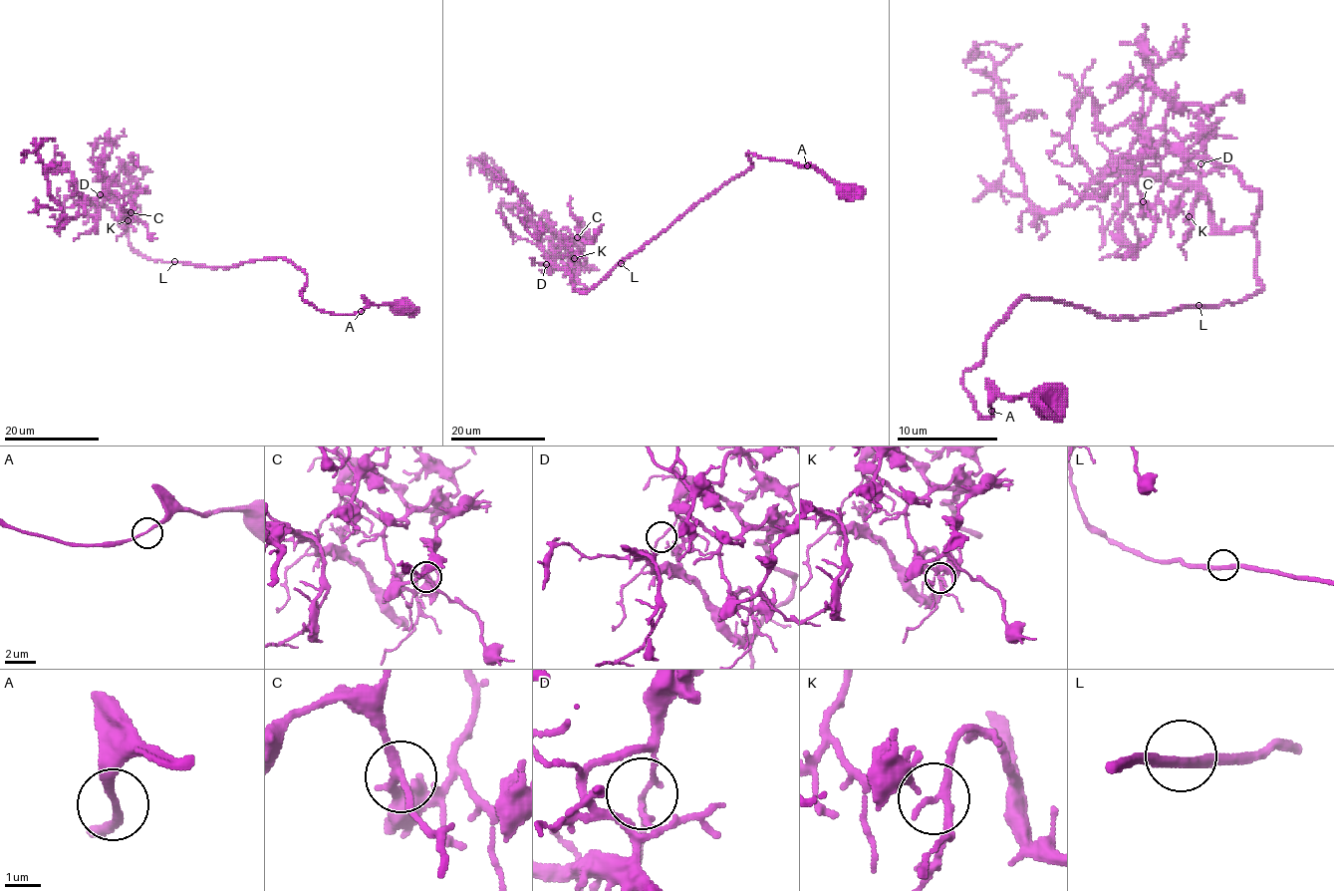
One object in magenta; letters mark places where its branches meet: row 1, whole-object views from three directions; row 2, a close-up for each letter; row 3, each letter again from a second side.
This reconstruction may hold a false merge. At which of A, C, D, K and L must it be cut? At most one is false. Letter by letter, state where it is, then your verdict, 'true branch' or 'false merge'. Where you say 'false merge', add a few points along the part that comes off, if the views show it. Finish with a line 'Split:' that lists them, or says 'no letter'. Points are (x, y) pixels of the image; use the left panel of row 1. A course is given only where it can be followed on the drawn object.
A: at (361, 311); true branch
C: at (131, 212); true branch
D: at (100, 194); true branch
K: at (128, 220); true branch
L: at (174, 261); true branch
Split: no letter

